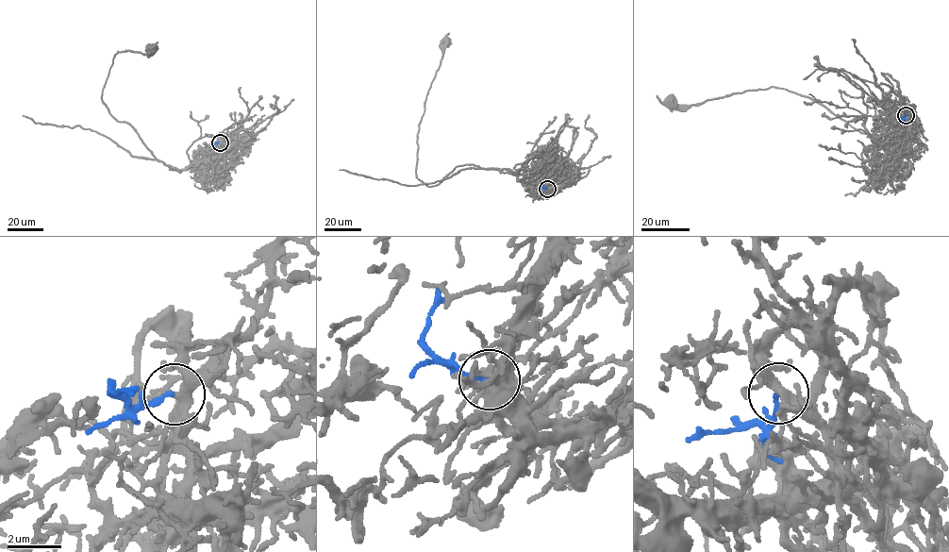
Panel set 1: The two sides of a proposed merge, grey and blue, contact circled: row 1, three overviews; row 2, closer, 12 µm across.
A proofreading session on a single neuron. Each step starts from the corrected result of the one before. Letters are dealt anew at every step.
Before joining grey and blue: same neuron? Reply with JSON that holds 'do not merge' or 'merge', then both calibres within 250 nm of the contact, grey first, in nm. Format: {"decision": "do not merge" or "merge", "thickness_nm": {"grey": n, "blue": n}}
{"decision": "merge", "thickness_nm": {"grey": 340, "blue": 200}}

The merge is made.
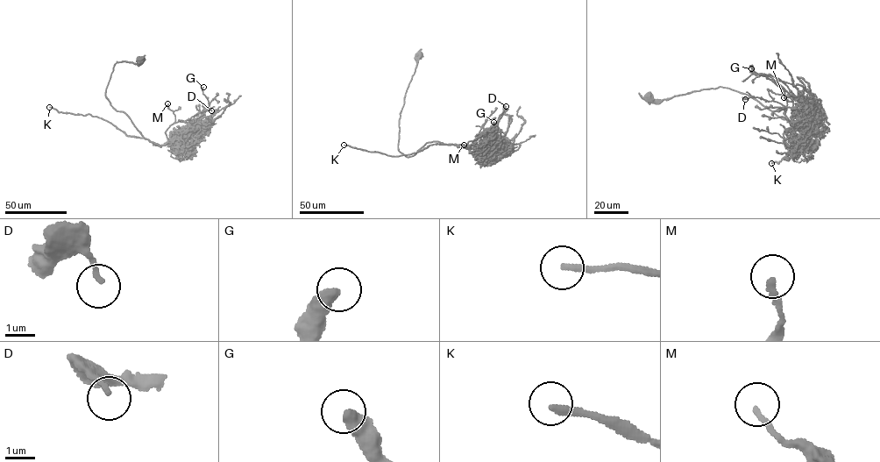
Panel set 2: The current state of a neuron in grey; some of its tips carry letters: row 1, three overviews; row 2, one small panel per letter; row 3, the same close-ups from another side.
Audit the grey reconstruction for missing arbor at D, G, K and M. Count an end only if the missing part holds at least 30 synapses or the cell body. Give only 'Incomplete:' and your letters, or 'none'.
Incomplete: K

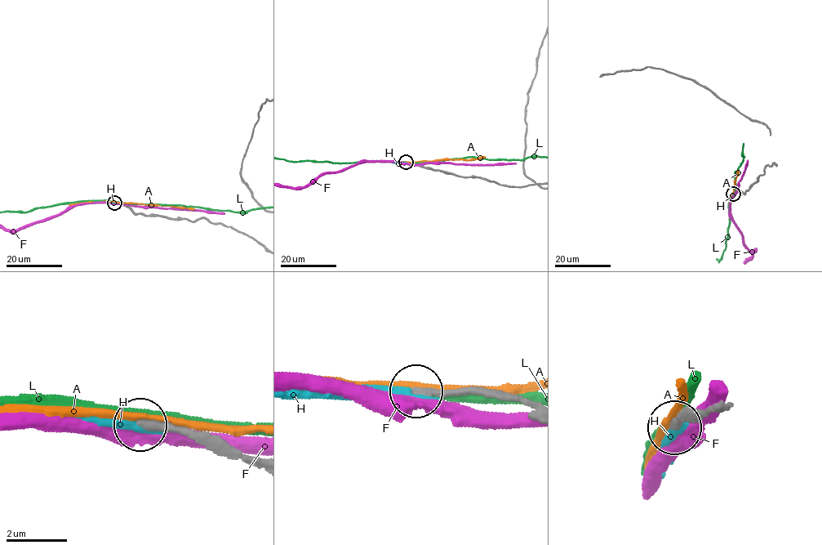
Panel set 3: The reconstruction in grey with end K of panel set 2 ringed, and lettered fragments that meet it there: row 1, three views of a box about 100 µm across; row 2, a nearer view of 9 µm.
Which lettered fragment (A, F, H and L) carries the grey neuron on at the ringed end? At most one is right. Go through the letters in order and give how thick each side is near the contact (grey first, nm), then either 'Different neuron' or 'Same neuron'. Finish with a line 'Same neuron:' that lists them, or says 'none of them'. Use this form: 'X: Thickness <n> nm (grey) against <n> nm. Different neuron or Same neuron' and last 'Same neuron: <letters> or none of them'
A: Thickness 320 nm (grey) against 240 nm. Different neuron
F: Thickness 280 nm (grey) against 440 nm. Different neuron
H: Thickness 260 nm (grey) against 300 nm. Same neuron
L: Thickness 280 nm (grey) against 280 nm. Different neuron
Same neuron: H

